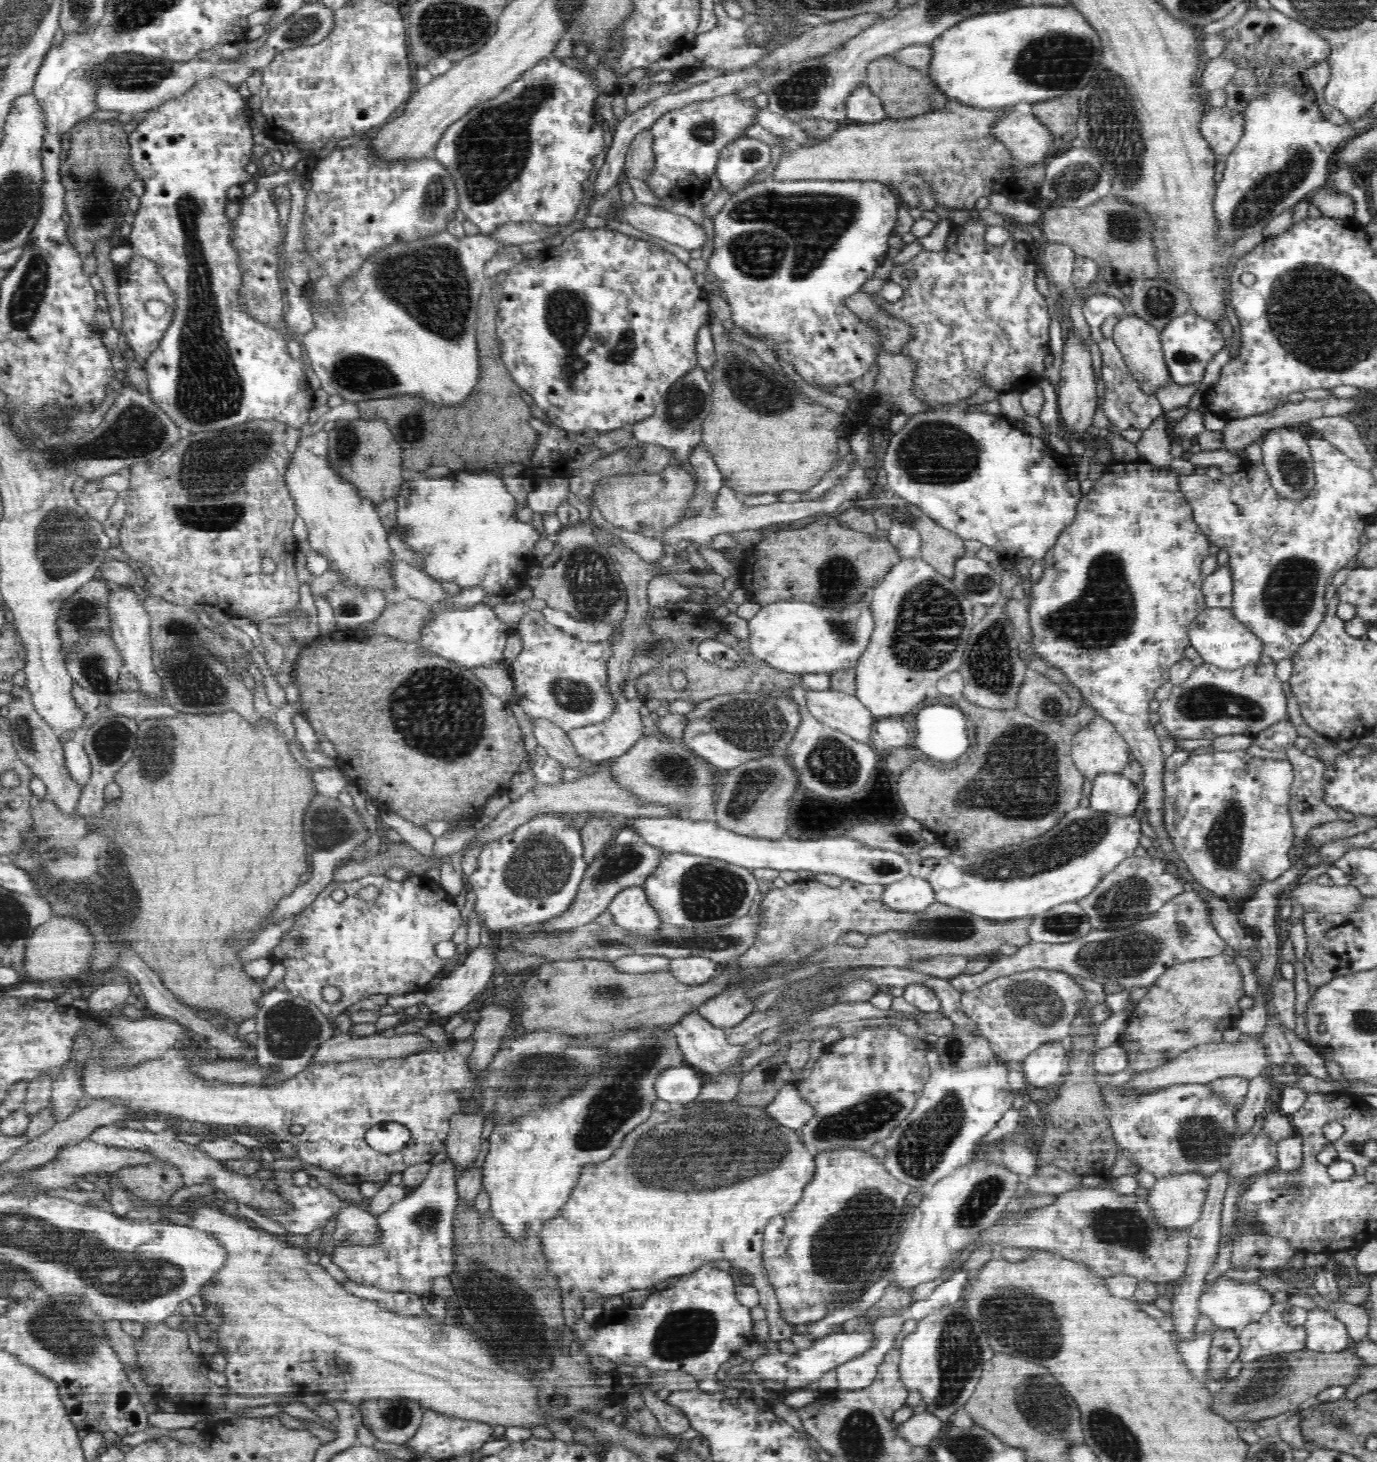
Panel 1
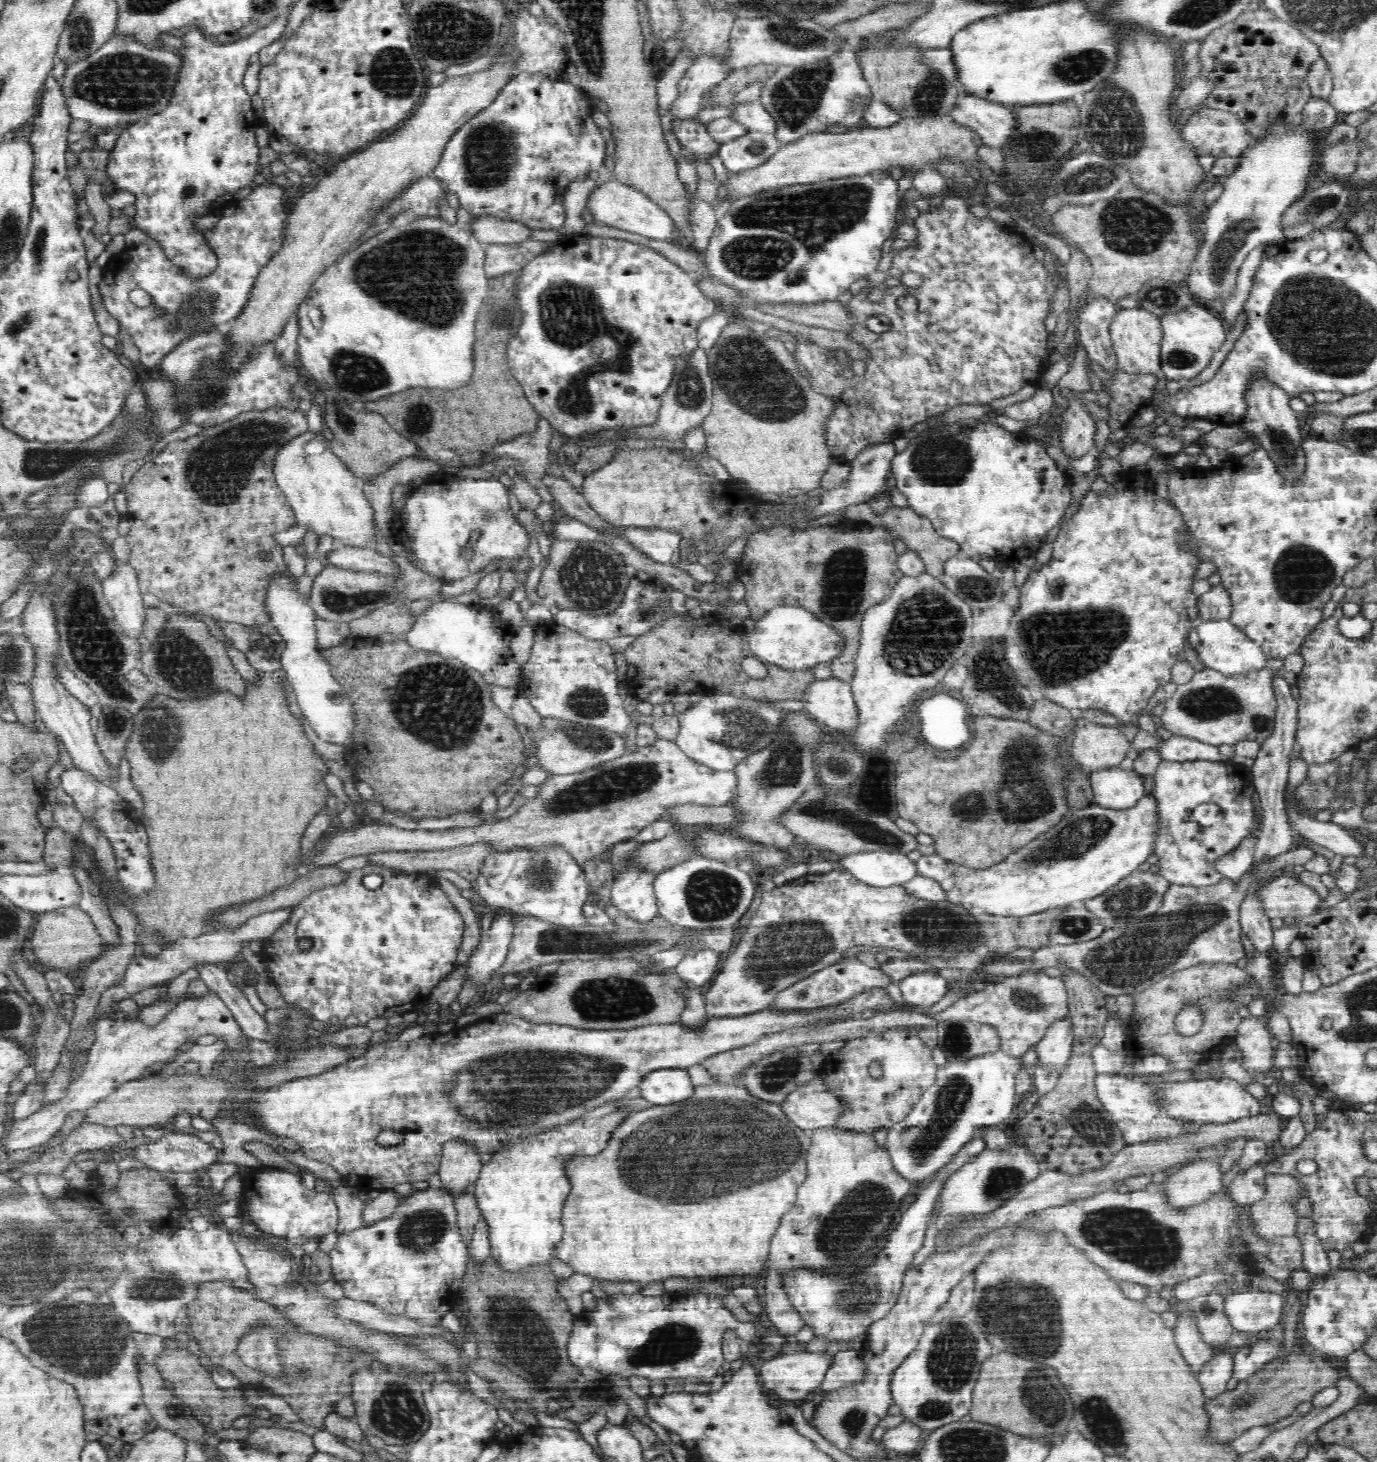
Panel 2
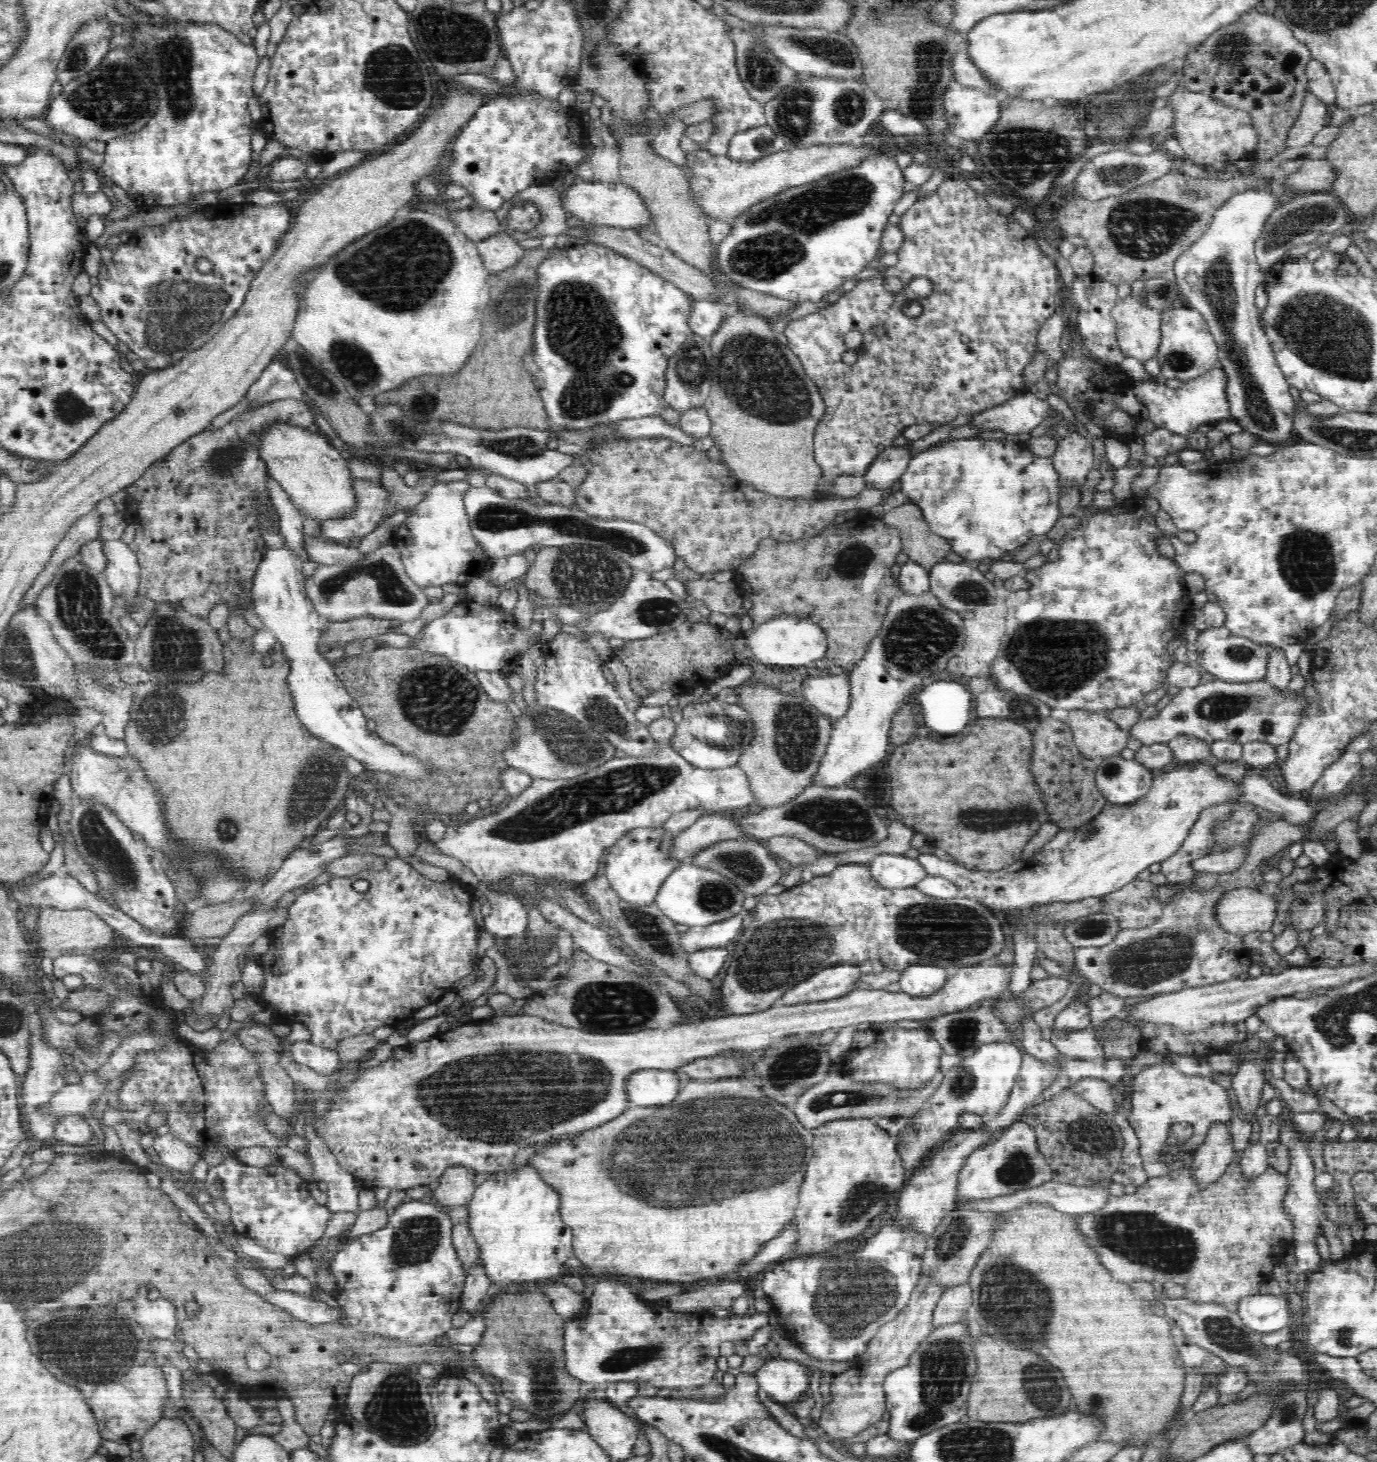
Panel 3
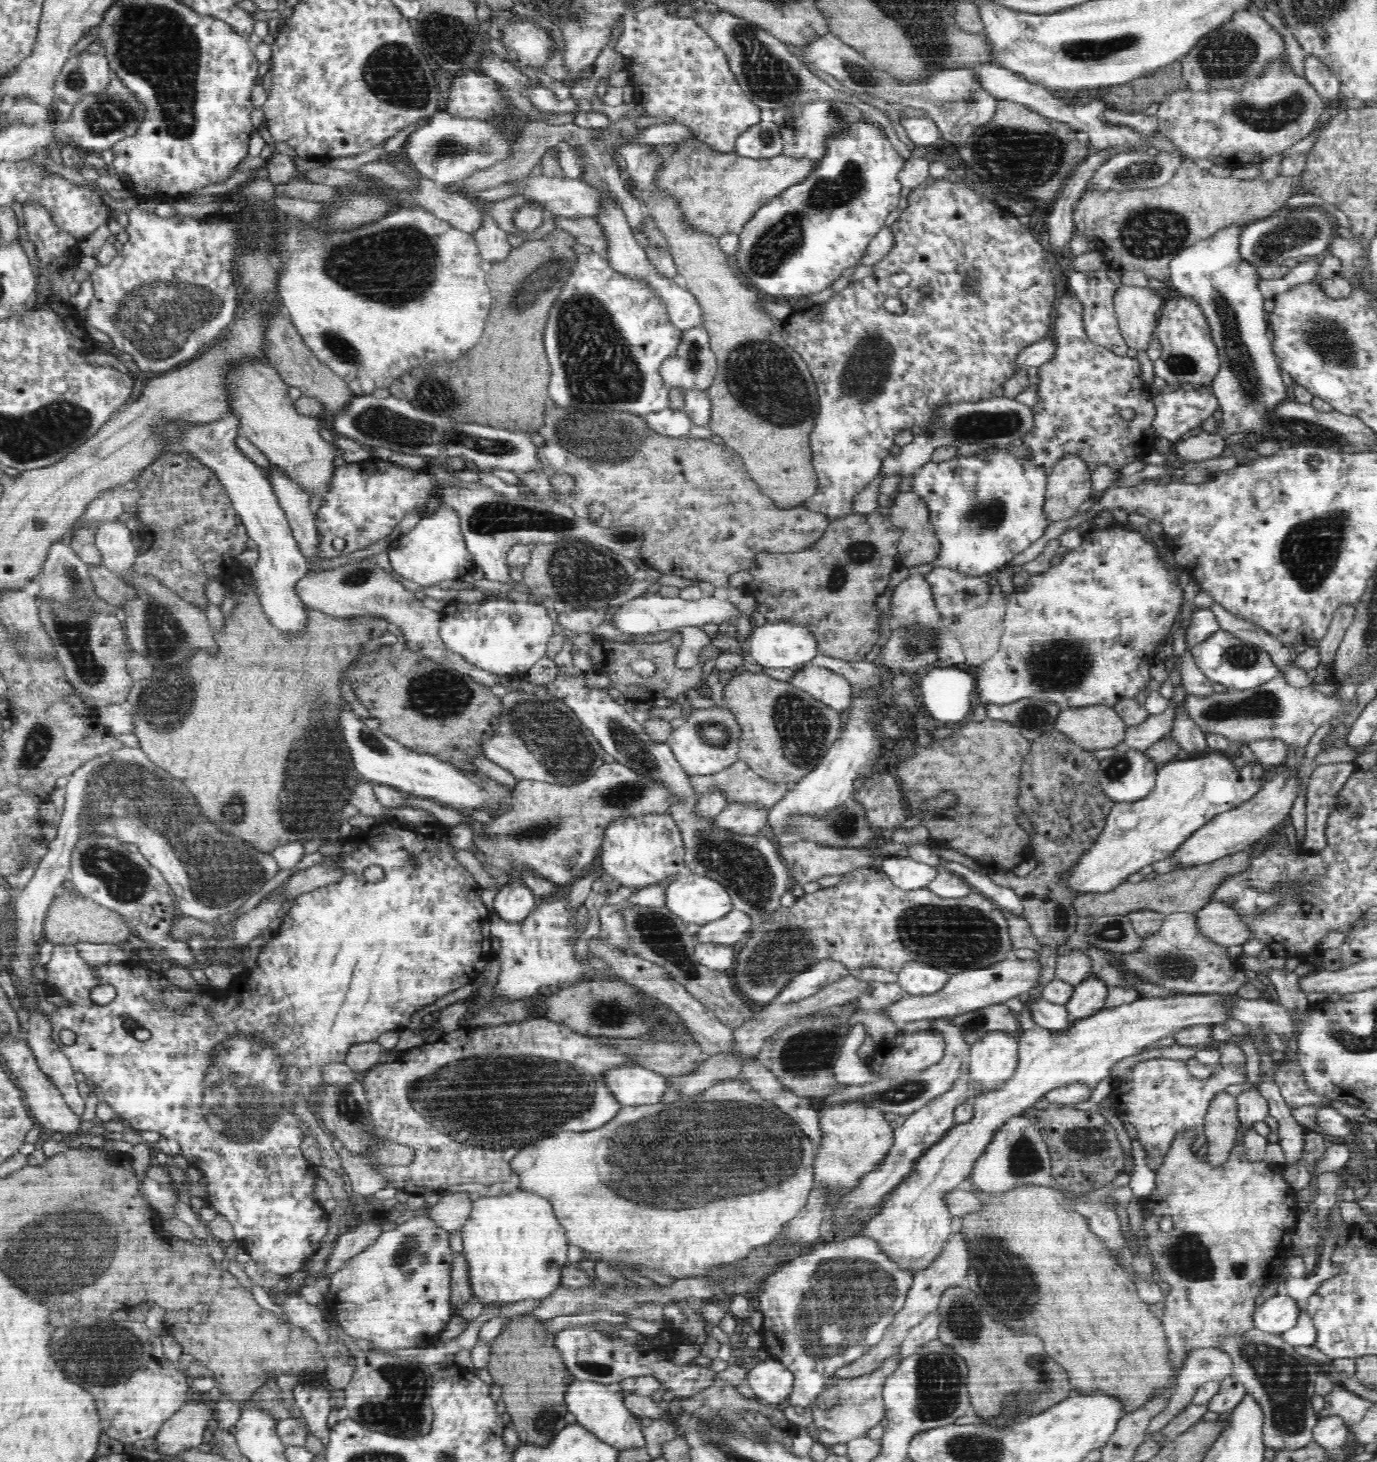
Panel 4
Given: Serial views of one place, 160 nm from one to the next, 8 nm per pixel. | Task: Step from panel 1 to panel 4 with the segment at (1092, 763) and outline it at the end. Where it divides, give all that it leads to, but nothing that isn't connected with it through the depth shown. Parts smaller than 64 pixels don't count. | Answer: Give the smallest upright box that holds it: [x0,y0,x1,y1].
[1055,707,1128,753]

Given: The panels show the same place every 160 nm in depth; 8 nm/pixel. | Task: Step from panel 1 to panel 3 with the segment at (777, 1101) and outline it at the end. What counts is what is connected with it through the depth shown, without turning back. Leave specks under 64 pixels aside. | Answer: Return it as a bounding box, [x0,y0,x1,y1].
[792,1069,944,1129]

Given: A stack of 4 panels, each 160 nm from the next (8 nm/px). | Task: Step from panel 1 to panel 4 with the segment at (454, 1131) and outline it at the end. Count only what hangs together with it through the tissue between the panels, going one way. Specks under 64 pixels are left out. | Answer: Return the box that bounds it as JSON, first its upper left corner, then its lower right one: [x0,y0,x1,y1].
[426,1192,472,1233]

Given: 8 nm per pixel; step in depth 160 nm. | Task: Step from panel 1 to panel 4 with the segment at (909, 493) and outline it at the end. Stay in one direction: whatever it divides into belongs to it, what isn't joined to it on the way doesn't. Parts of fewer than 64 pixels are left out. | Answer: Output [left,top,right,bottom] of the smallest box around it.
[914,446,1050,579]

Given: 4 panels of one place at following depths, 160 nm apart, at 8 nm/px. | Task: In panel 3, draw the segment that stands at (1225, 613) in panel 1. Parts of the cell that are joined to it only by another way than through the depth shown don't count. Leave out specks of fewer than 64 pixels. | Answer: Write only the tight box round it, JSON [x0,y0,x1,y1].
[1196,625,1269,683]

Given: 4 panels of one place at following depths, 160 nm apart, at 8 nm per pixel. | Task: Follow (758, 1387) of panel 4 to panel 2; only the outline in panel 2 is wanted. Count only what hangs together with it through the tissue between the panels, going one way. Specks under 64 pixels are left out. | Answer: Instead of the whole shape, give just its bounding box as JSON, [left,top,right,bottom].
[757,1350,832,1403]

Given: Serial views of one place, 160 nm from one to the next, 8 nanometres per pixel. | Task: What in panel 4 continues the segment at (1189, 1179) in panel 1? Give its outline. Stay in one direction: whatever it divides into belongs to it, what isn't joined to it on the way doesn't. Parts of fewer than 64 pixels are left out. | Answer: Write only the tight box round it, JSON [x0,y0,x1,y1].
[1204,1091,1239,1165]

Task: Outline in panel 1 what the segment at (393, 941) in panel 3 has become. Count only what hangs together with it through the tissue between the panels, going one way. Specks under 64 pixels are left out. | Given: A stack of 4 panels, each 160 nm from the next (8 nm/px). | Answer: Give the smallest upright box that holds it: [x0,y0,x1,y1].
[269,874,462,1020]

